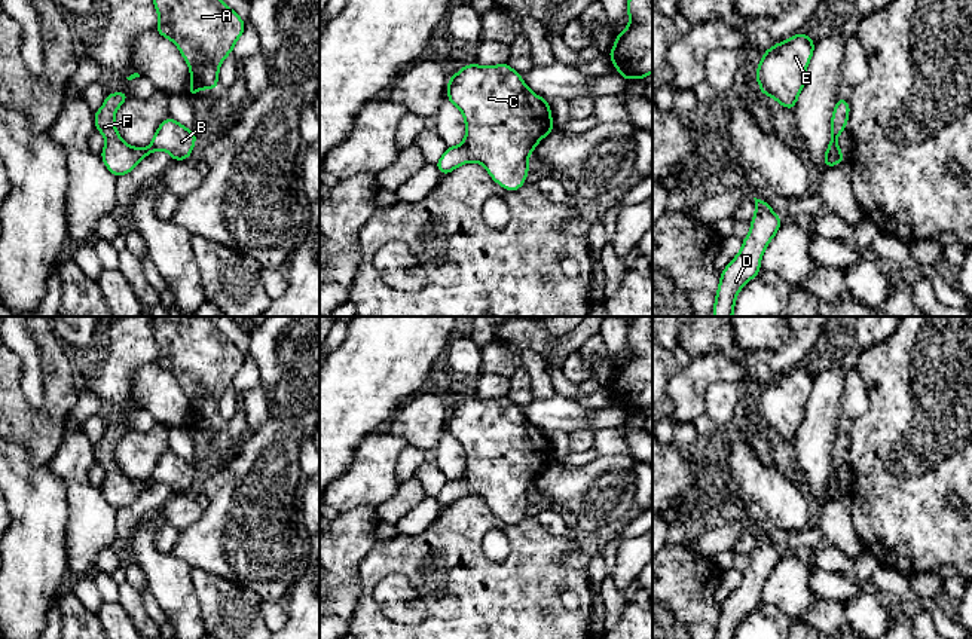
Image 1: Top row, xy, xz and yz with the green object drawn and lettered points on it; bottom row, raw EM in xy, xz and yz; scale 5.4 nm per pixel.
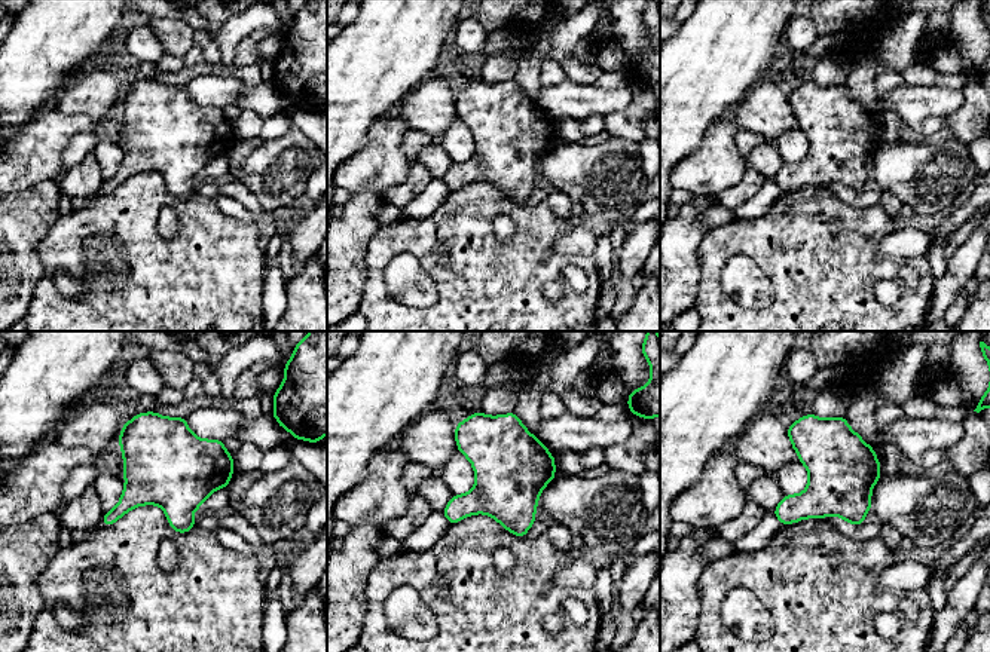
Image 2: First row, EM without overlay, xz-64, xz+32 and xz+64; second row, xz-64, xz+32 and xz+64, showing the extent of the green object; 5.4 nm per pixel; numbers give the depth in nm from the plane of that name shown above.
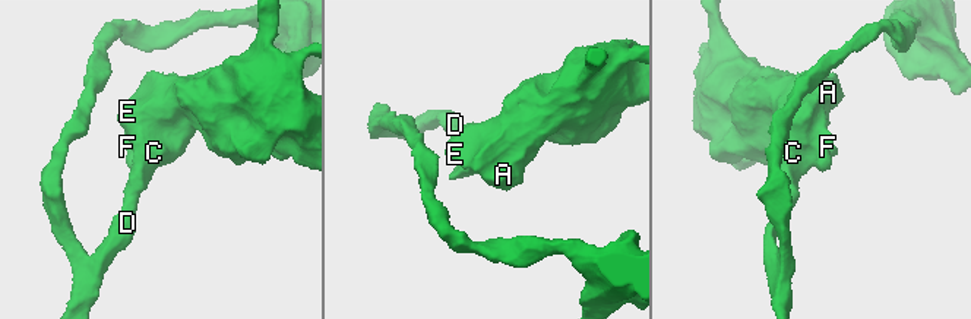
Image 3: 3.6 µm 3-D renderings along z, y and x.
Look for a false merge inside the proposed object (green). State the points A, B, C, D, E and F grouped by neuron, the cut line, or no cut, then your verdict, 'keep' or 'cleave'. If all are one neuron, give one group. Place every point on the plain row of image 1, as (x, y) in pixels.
A B C D E F | no cut | keep

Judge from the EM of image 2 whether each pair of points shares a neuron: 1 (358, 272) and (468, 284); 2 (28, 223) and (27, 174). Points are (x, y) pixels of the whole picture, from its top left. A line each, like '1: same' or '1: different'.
1: different
2: different

